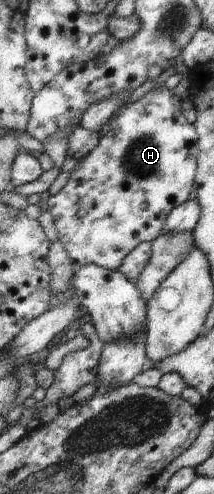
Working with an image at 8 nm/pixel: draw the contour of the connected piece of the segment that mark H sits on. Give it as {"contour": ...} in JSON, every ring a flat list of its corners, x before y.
{"contour":[[165,86,151,89,145,93,138,101,128,104,119,110,118,116,112,121,110,131,100,138,96,148,84,159,78,161,76,166,69,172,70,176,66,185,56,195,43,197,43,208,52,214,54,218,55,230,59,233,59,240,65,247,66,253,74,263,80,266,88,264,96,264,106,269,119,270,124,260,141,244,150,242,158,238,162,232,164,220,174,208,179,207,182,202,186,201,190,190,192,190,192,180,194,177,194,168,198,168,198,162,195,161,197,154,196,134,194,134,195,126,188,124,182,114,180,114,180,100,176,98,176,94,172,90,168,90]]}

